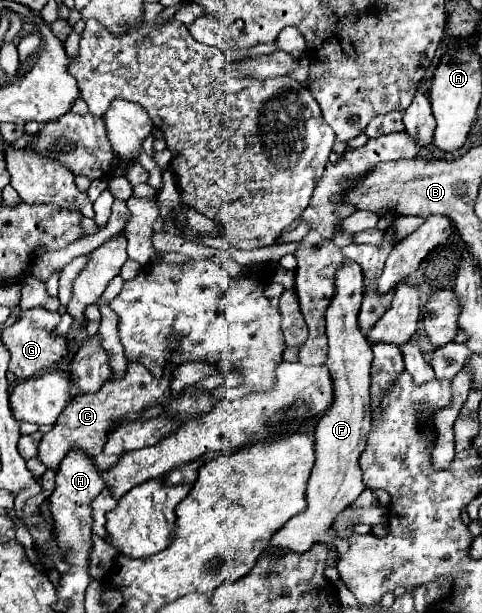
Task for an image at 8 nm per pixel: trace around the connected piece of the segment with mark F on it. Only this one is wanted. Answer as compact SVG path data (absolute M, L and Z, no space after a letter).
M345 259L341 263L341 267L337 269L335 273L335 295L327 307L327 313L325 313L325 321L327 321L327 337L329 337L329 371L333 373L333 383L335 383L335 401L333 405L329 407L329 411L319 419L317 427L315 427L315 467L311 471L311 477L309 477L309 487L307 487L307 509L303 513L299 513L297 517L289 519L285 523L285 527L281 527L269 541L267 549L263 551L265 555L271 557L271 567L269 571L265 573L265 579L267 577L273 577L273 565L277 565L277 559L283 557L285 553L305 553L309 551L315 543L323 543L323 545L329 545L336 547L340 555L347 552L349 548L348 540L343 540L339 537L335 537L335 531L333 531L333 521L335 517L345 511L359 495L361 491L365 489L363 485L363 479L361 479L361 469L359 469L359 455L365 447L365 439L367 439L367 431L369 431L369 425L371 425L371 403L369 403L369 367L371 367L371 359L373 359L373 353L371 353L371 345L369 341L361 335L359 331L359 325L357 325L357 313L359 313L359 307L361 307L361 299L363 299L363 273L361 273L361 267L351 261L351 259Z

